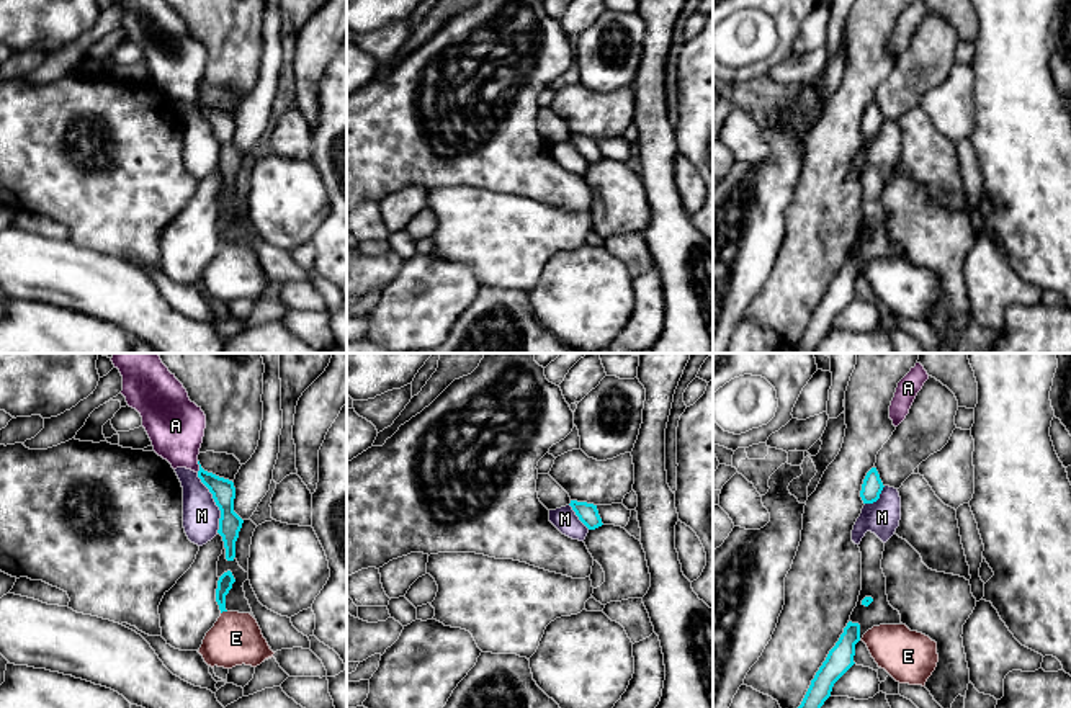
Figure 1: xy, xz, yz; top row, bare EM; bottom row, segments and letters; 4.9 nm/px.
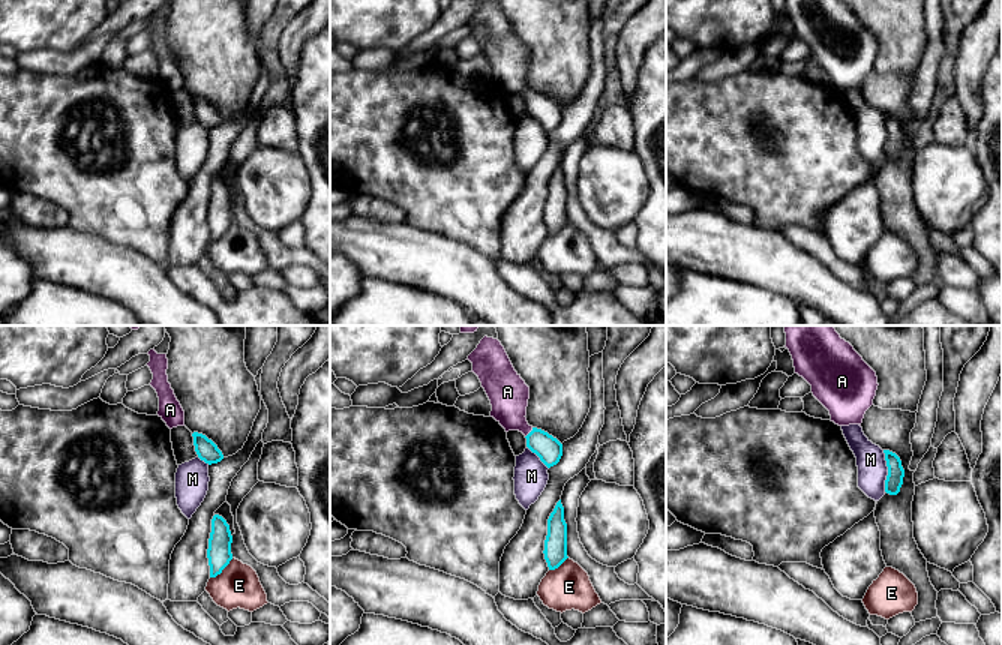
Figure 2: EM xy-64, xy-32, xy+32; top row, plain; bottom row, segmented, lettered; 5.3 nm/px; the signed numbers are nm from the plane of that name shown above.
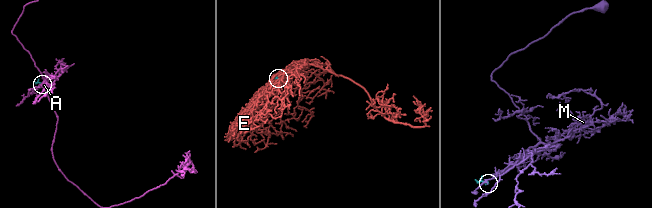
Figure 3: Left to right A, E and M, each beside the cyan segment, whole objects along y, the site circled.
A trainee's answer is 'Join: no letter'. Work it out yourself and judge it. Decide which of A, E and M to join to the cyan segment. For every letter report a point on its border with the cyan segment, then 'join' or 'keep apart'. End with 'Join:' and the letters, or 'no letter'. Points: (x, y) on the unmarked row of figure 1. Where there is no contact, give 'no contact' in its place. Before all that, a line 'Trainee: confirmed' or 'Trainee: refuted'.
Trainee: refuted
A: xy (200, 100) | join
E: xy (223, 244) | keep apart
M: xy (215, 134) | keep apart
Join: A

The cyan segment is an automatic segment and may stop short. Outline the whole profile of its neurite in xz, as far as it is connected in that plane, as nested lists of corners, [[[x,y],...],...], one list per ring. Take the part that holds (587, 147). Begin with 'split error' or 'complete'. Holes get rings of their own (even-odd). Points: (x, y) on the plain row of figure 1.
complete; [[[571,134],[569,137],[572,141],[572,144],[576,146],[576,149],[579,150],[579,154],[589,162],[589,164],[595,164],[598,160],[602,160],[602,152],[598,149],[597,139],[594,137],[587,137],[587,136],[577,136],[577,134]]]

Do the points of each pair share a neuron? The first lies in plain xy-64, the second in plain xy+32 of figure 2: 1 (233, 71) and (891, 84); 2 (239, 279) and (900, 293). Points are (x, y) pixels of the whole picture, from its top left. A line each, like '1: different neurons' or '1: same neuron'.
1: different neurons
2: same neuron

